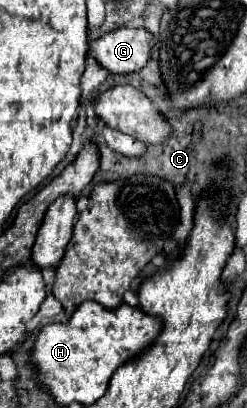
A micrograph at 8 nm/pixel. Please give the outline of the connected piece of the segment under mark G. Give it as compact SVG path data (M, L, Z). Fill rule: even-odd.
M117 28L89 44L89 54L97 60L97 64L113 74L129 74L141 70L149 60L149 50L155 48L155 38L145 28Z

